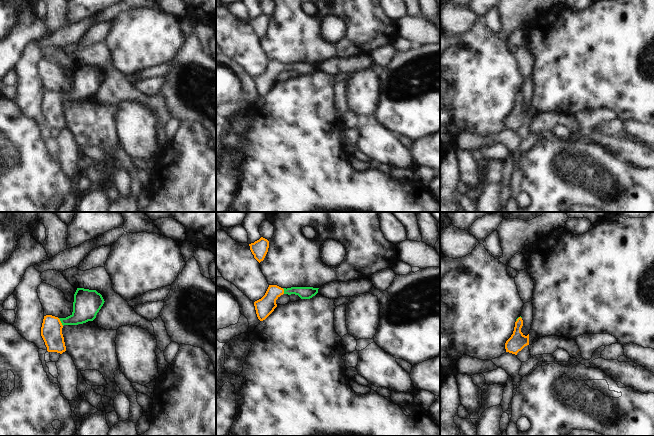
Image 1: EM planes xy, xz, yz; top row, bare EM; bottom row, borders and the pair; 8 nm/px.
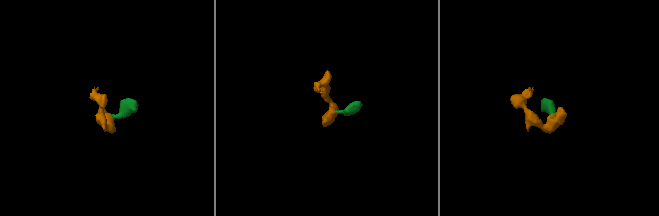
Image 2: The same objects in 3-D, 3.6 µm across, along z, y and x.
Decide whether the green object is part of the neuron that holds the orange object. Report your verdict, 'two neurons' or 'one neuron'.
one neuron

